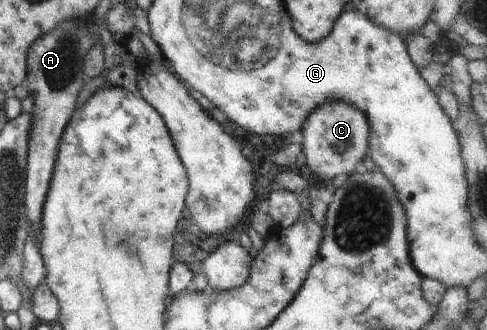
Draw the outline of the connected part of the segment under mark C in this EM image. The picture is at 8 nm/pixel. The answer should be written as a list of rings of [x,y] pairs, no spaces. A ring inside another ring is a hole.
[[[333,100],[310,111],[298,138],[309,169],[328,183],[337,183],[337,176],[352,174],[356,171],[355,165],[363,161],[368,153],[369,132],[369,122],[361,110],[350,103]]]

